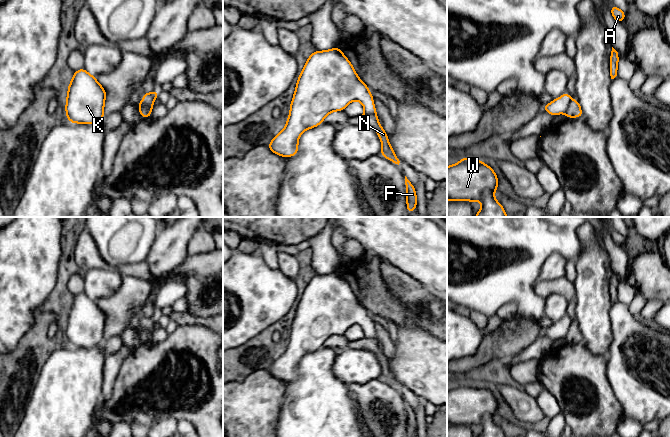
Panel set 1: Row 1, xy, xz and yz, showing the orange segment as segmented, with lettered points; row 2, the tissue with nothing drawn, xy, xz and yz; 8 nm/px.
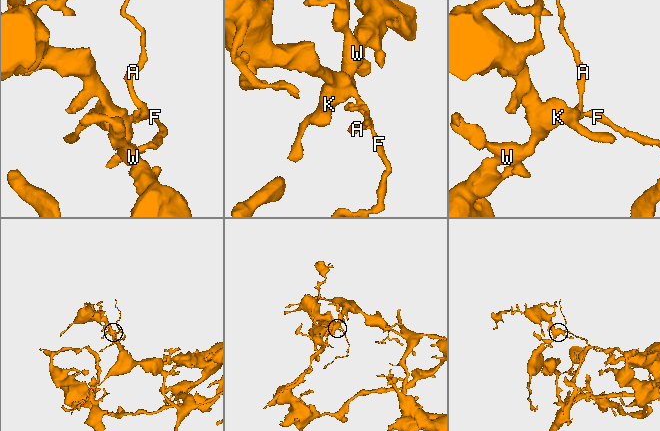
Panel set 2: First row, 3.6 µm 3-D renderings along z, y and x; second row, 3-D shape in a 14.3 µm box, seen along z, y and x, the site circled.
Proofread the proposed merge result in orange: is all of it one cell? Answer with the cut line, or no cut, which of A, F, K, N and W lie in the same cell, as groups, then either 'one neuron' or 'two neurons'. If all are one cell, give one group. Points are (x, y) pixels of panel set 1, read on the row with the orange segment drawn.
cut yz (571, 100), (564, 112); groups A F N / K W; two neurons

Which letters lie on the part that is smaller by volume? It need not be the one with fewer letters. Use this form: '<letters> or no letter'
A, F, N

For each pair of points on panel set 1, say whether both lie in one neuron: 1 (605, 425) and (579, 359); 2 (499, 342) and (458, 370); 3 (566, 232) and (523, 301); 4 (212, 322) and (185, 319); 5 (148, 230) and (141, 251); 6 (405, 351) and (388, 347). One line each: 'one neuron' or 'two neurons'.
1: one neuron
2: one neuron
3: one neuron
4: one neuron
5: one neuron
6: two neurons

